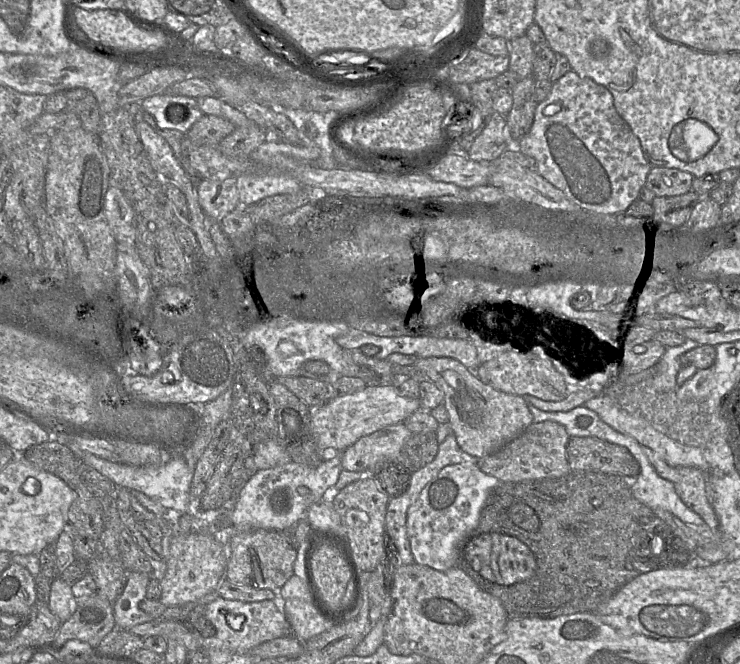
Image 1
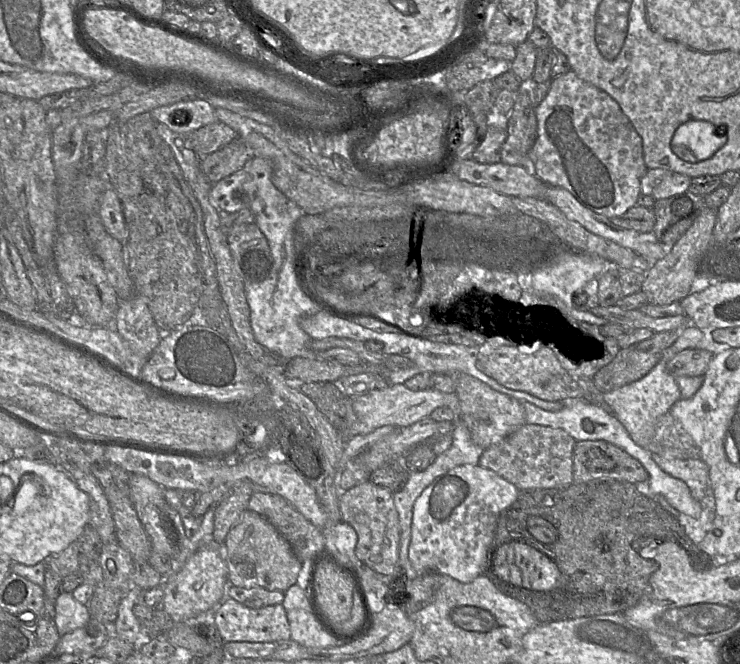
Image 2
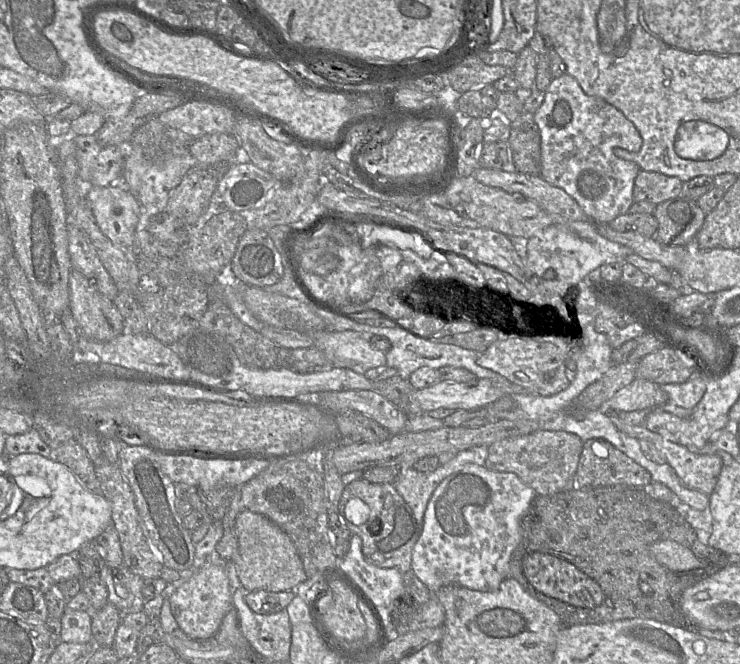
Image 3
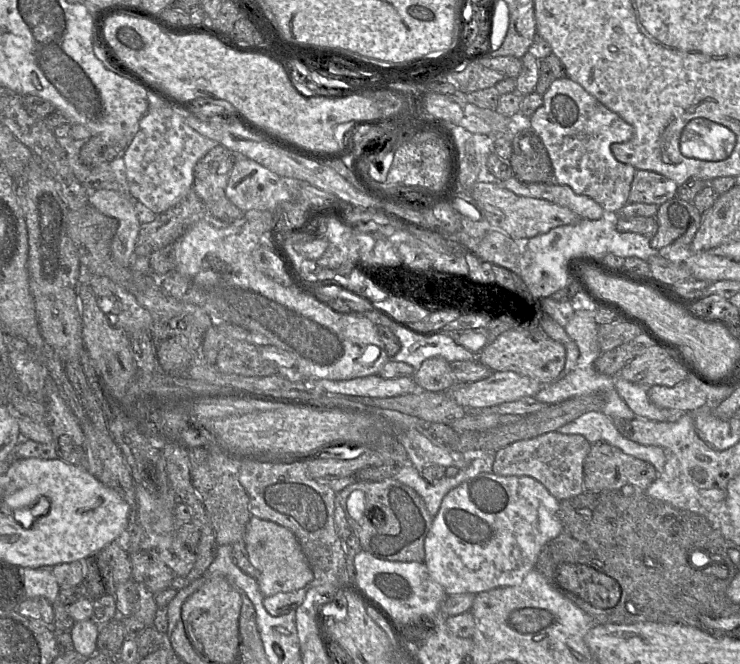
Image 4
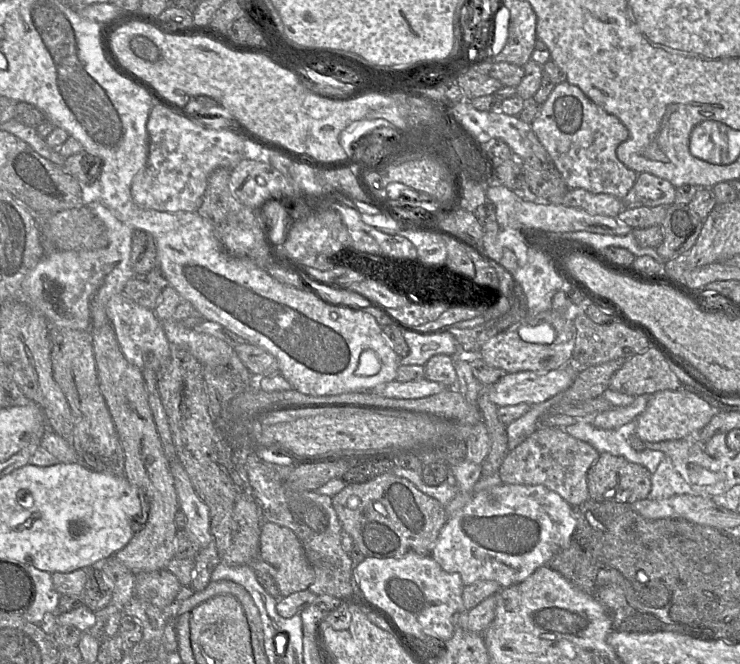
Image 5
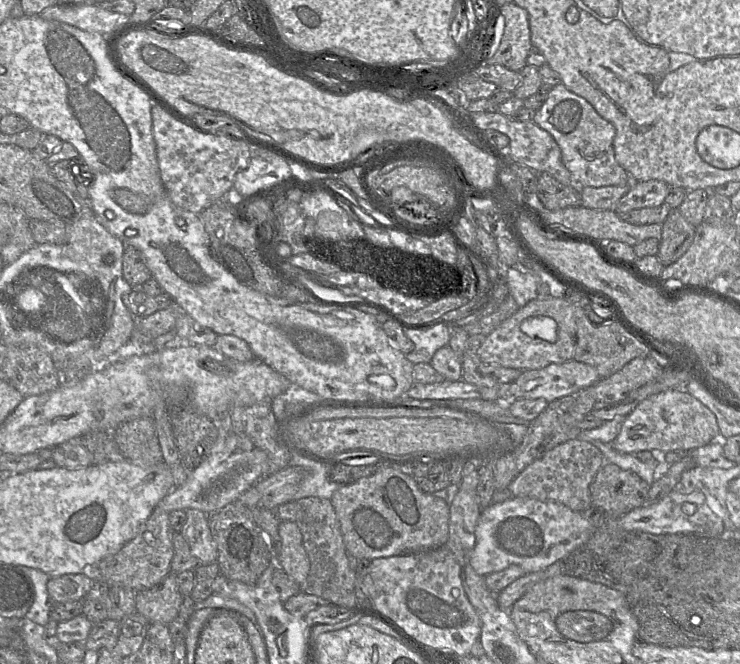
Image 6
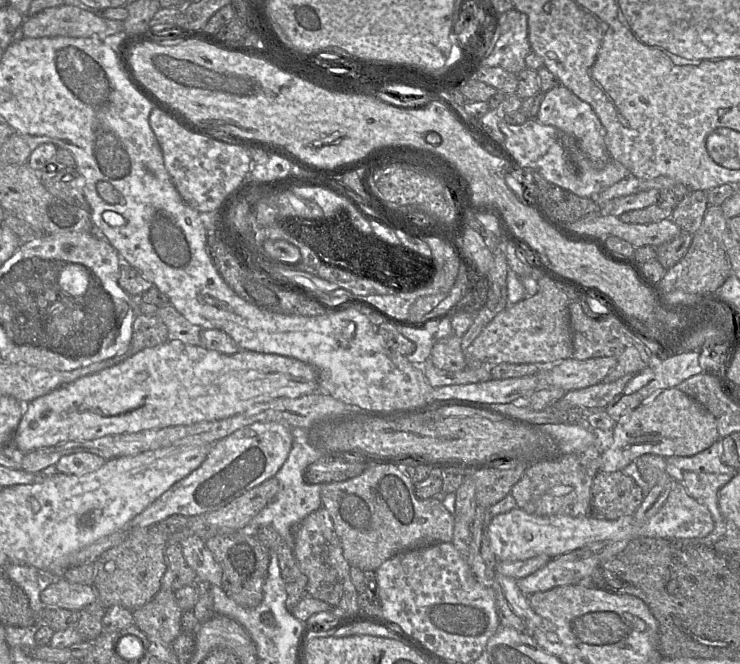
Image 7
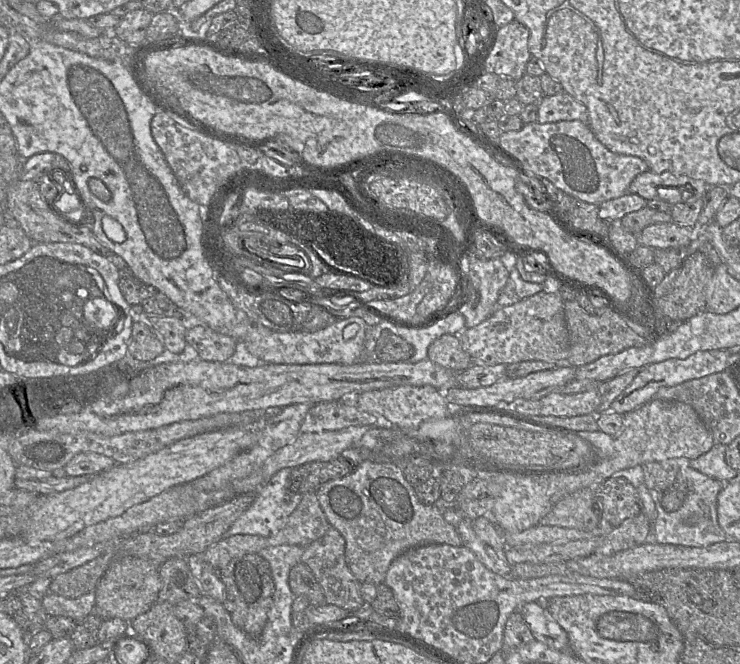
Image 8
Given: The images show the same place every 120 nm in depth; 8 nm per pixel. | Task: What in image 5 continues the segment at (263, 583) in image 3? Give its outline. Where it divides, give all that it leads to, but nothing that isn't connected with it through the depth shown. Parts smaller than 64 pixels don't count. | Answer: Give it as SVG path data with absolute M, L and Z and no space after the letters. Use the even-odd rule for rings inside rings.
M263 522L259 557L276 569L276 583L281 597L309 589L315 573L304 548L289 528Z

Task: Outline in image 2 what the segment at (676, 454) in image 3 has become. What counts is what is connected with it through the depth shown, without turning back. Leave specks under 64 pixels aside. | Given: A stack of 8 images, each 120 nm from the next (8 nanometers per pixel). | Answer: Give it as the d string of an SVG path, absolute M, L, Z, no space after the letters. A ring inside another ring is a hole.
M652 453L652 458L665 472L683 480L694 499L703 499L709 487L709 468L700 457L663 457Z

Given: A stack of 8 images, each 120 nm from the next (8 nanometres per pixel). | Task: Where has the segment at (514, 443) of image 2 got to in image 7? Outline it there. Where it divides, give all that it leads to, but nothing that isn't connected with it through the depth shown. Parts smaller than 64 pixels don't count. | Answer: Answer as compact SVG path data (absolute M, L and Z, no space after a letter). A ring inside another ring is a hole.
M591 446L584 452L563 454L555 462L531 466L513 486L510 494L515 498L518 508L529 514L573 517L590 515L591 487L595 476L600 471L600 457L599 449Z

